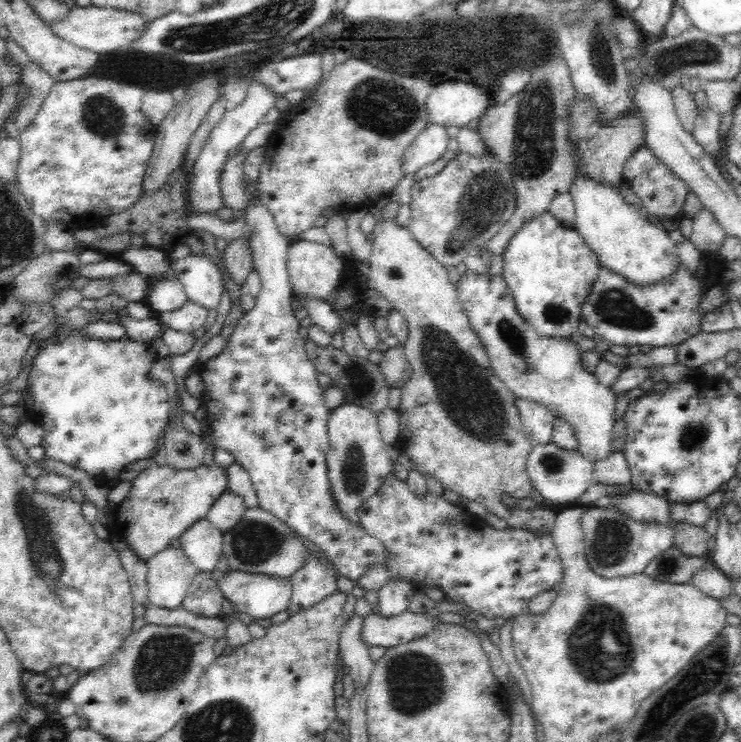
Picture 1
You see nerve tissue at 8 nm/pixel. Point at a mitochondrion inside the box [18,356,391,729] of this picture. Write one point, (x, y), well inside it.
(161, 661)

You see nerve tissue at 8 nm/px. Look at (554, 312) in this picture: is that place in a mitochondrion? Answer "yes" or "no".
yes

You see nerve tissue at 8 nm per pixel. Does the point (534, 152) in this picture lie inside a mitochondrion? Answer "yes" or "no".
yes

